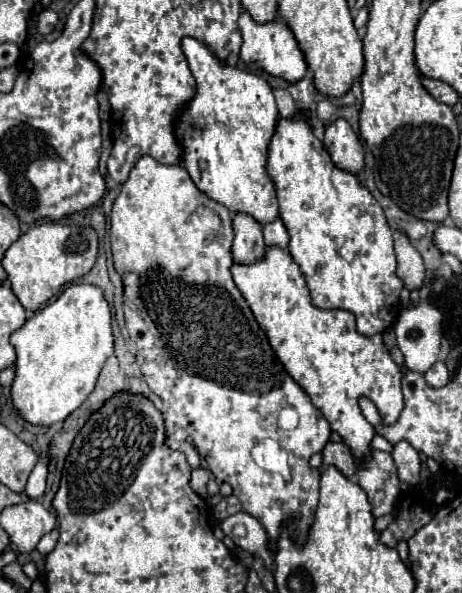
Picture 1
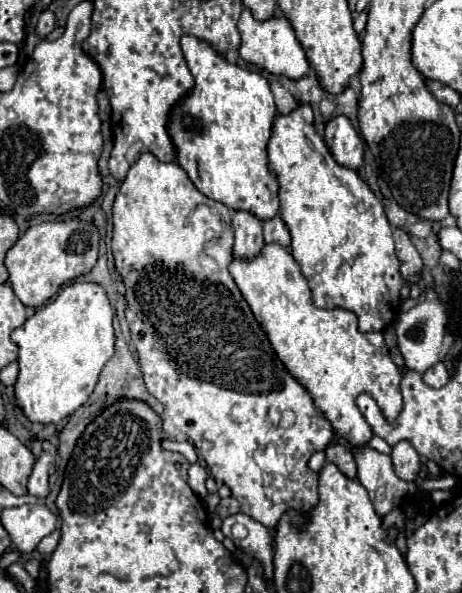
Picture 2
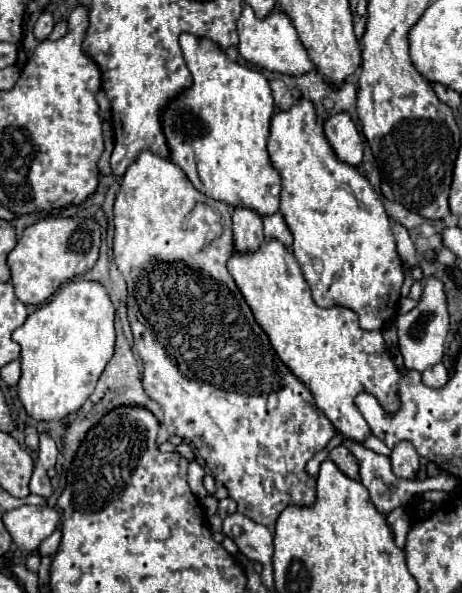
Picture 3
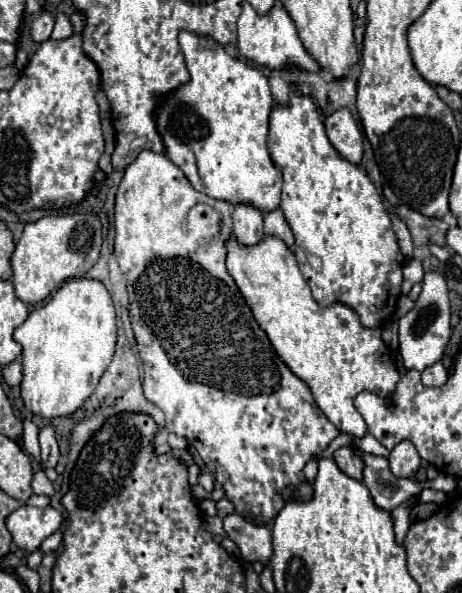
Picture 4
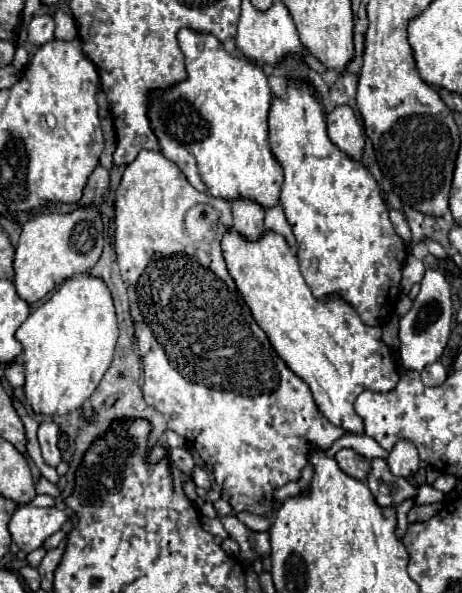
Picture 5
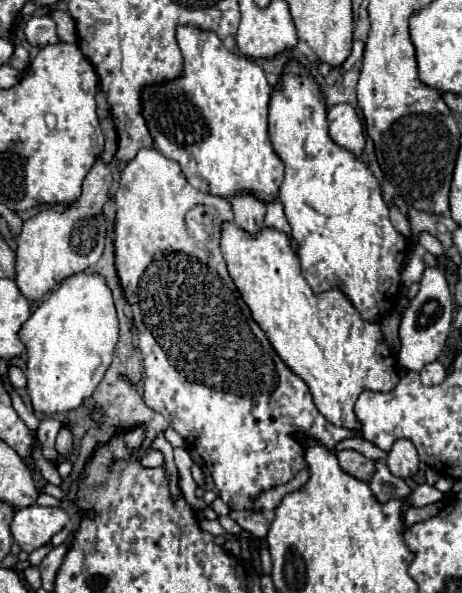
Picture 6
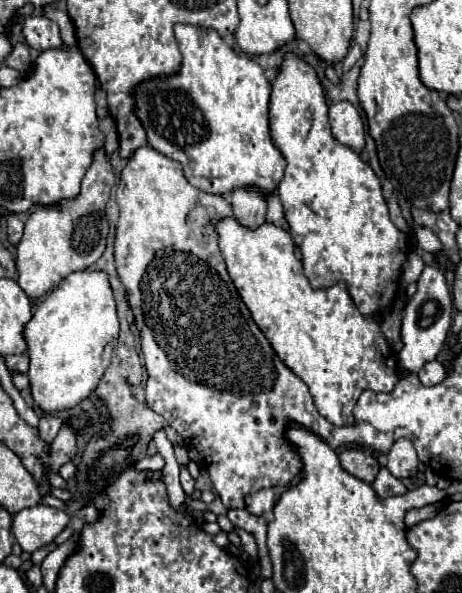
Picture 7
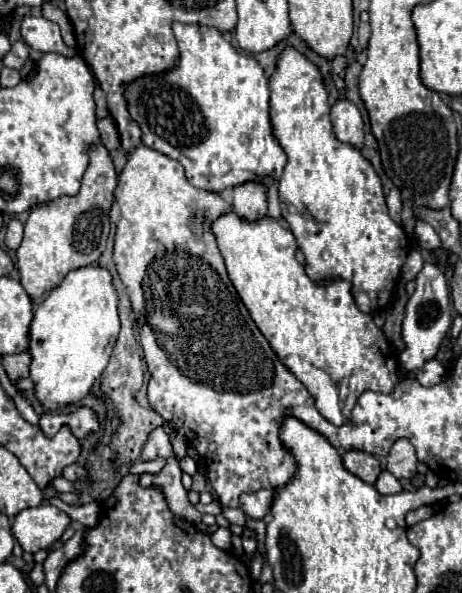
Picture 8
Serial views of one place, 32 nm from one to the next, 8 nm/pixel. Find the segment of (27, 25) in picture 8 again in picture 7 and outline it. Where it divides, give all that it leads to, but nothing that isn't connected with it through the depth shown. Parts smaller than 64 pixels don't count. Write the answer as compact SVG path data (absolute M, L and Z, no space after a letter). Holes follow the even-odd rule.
M28 16L24 20L24 36L30 48L60 48L62 40L58 34L58 24L46 16Z

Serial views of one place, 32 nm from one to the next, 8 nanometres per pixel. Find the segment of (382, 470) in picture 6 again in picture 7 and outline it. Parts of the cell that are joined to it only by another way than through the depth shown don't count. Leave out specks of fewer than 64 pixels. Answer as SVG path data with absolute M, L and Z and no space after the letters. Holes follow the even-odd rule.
M380 466L380 472L376 474L376 478L372 482L372 488L378 494L378 498L382 498L382 500L408 492L408 488L402 484L402 480L392 476L386 466Z

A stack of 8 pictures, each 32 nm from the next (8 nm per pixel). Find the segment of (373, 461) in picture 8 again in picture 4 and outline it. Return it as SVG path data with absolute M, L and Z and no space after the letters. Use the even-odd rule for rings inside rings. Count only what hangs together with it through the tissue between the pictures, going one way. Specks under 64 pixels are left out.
M346 446L338 448L332 458L334 458L334 462L338 464L338 468L346 476L350 476L354 480L360 480L360 476L362 476L362 460L350 448L346 448Z

